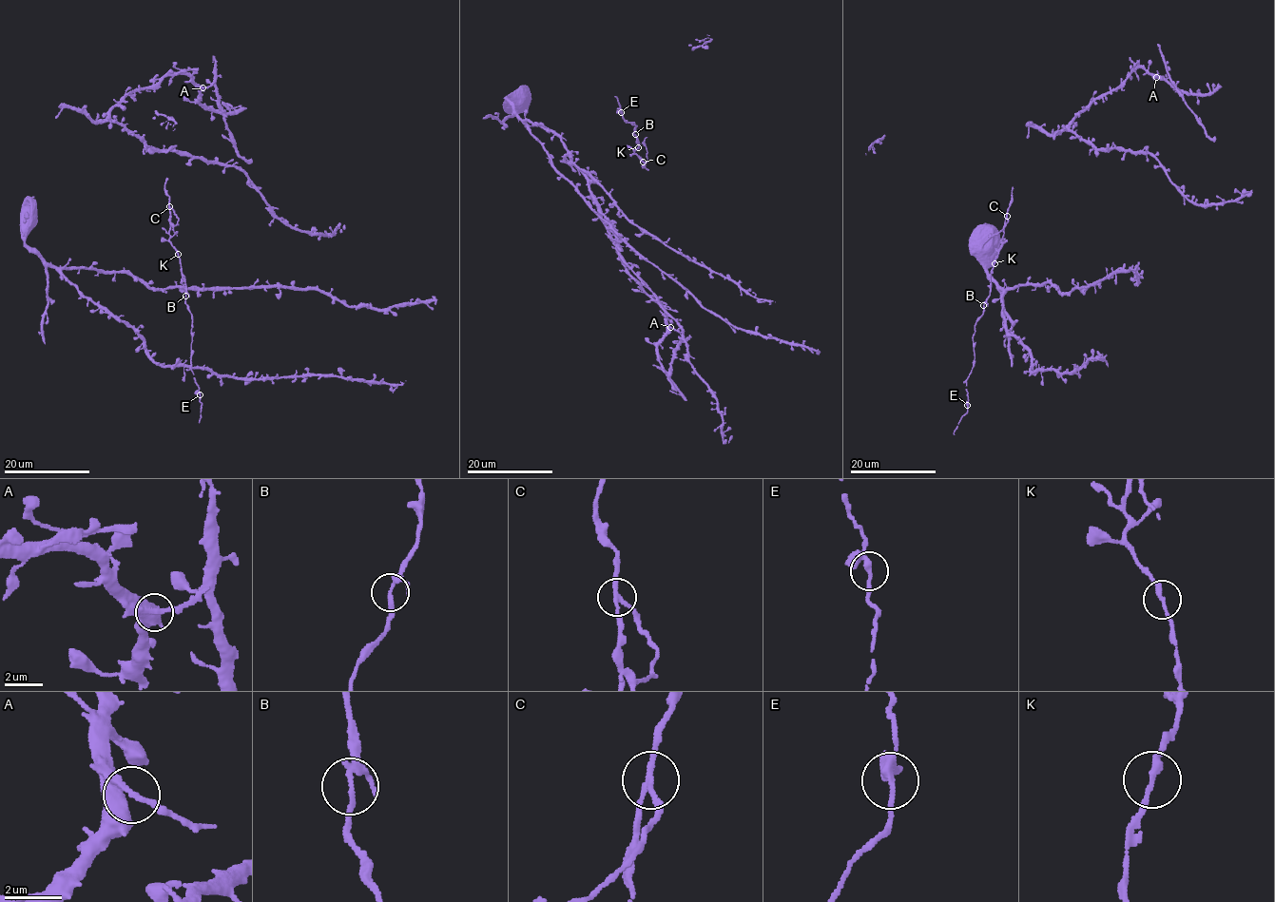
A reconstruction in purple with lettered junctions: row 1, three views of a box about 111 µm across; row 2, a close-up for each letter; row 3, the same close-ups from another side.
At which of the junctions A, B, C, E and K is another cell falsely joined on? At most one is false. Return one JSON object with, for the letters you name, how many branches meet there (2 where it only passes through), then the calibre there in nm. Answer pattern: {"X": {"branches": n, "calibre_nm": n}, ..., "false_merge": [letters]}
{"C": {"branches": 3, "calibre_nm": 180}, "false_merge": ["C"]}

